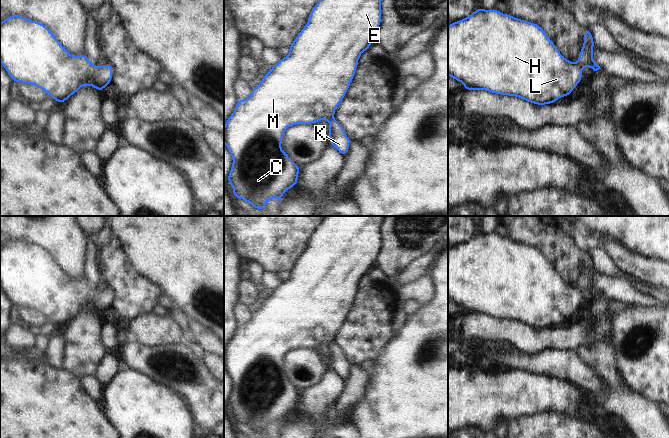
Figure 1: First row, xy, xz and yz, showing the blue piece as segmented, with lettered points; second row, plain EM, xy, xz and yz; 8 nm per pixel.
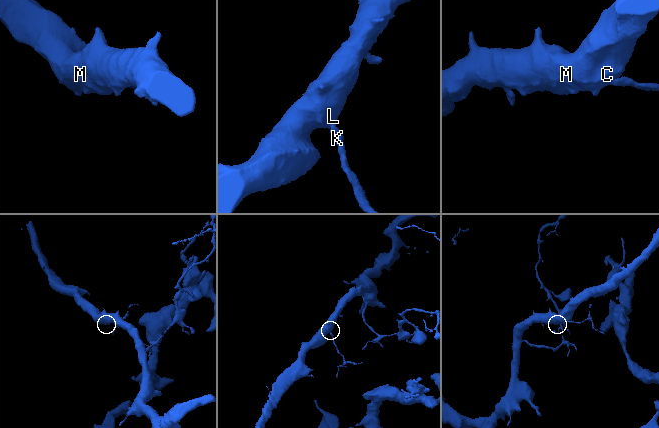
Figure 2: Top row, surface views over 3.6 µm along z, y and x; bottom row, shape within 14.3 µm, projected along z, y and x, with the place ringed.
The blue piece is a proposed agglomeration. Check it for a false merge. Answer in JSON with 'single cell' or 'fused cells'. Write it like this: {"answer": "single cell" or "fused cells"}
{"answer": "single cell"}

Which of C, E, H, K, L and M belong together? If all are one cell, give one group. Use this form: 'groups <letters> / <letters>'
groups C E H K L M

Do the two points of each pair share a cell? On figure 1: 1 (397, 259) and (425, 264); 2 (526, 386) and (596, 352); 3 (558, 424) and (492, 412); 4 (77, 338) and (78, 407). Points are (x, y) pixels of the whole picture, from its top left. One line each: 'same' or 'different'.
1: different
2: different
3: different
4: different

